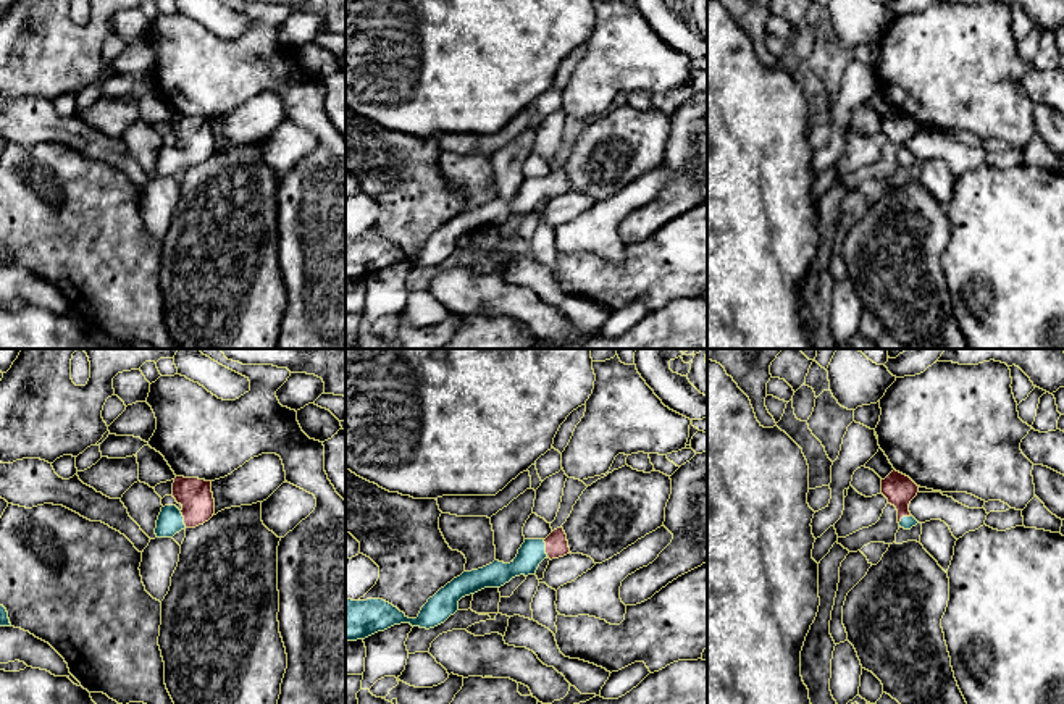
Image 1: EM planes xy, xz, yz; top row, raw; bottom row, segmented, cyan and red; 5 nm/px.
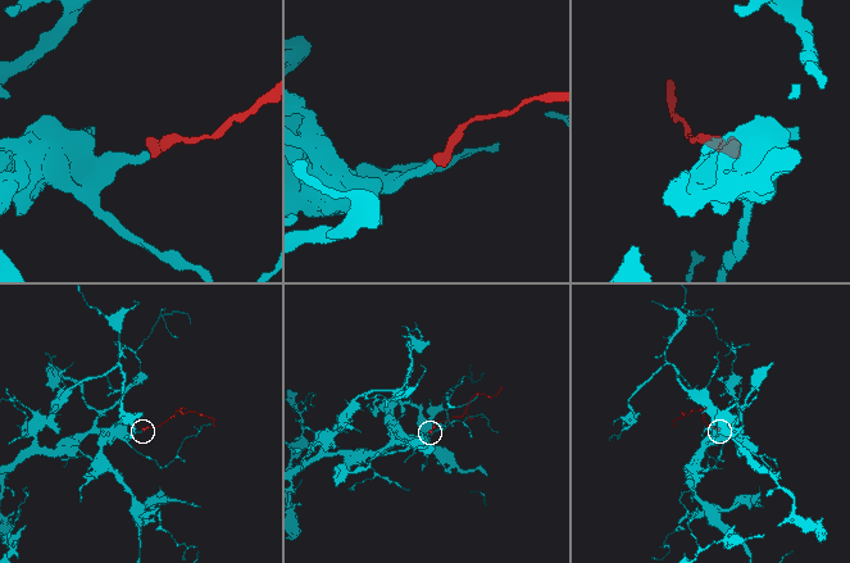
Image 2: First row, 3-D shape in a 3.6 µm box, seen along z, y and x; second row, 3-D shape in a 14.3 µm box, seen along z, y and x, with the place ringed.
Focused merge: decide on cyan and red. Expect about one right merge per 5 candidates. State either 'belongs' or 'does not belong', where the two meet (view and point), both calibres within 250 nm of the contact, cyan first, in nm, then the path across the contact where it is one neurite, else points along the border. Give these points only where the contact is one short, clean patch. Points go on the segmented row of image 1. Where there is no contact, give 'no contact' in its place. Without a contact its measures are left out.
belongs | xy (183, 519) | 130/170 nm | across xy (170, 520), (183, 519), (194, 507), (194, 494)

